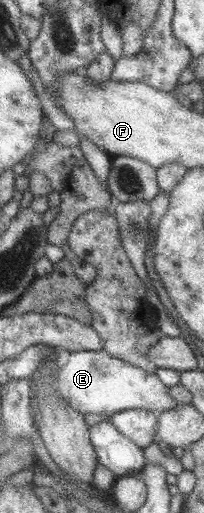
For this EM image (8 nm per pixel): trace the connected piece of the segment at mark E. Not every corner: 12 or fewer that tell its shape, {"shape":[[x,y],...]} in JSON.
{"shape":[[105,350],[63,355],[55,393],[77,413],[177,406],[155,375]]}

